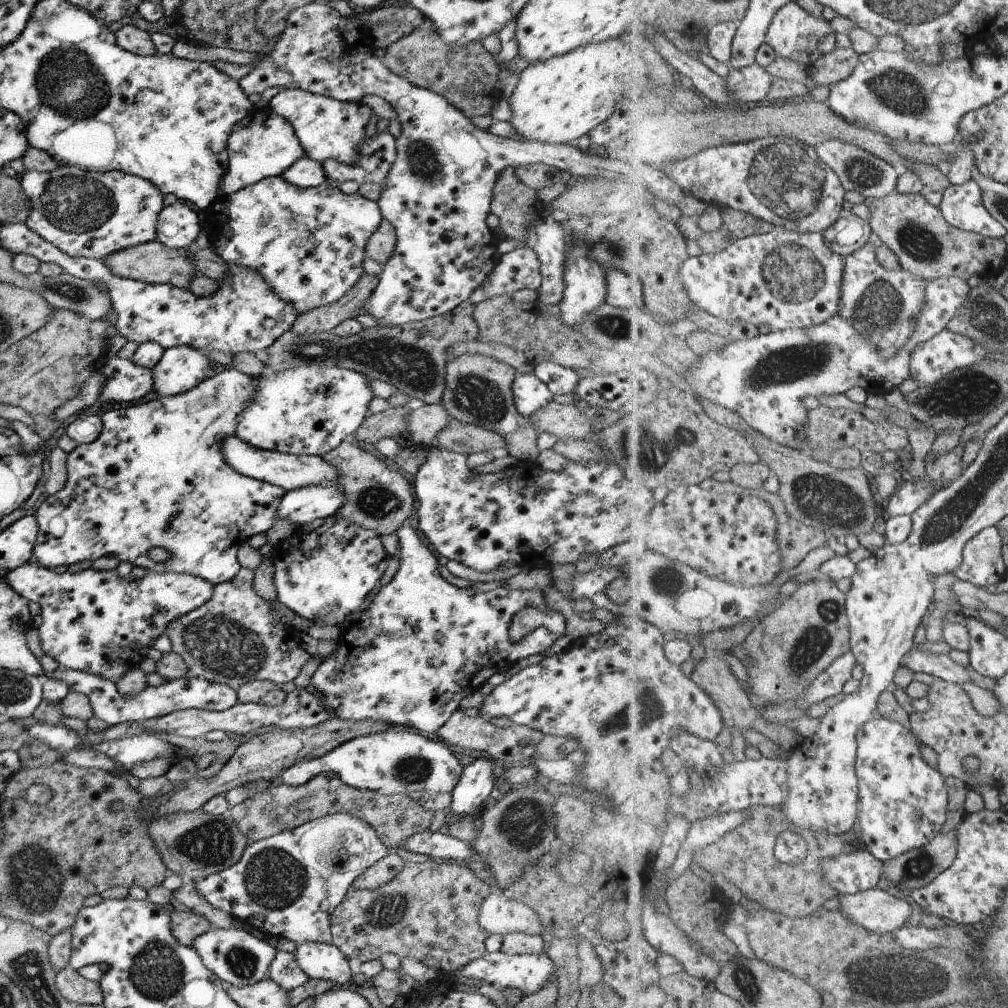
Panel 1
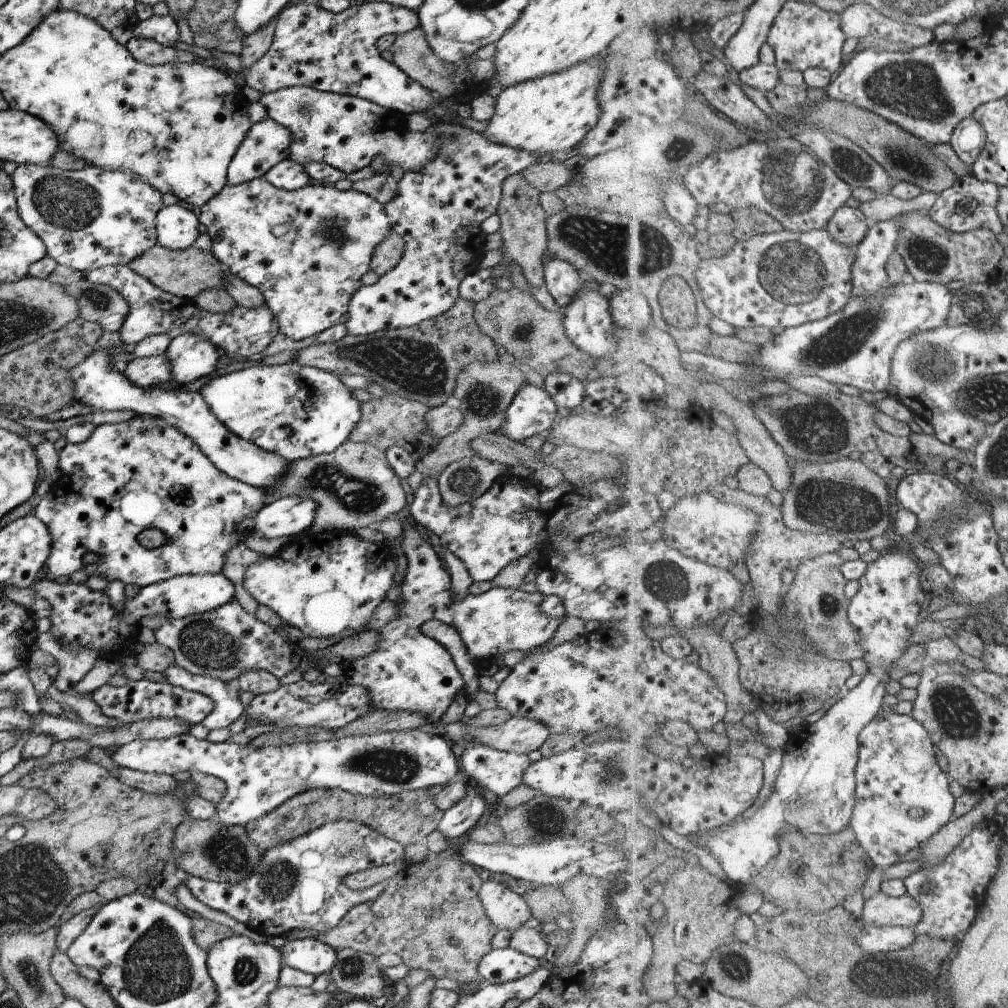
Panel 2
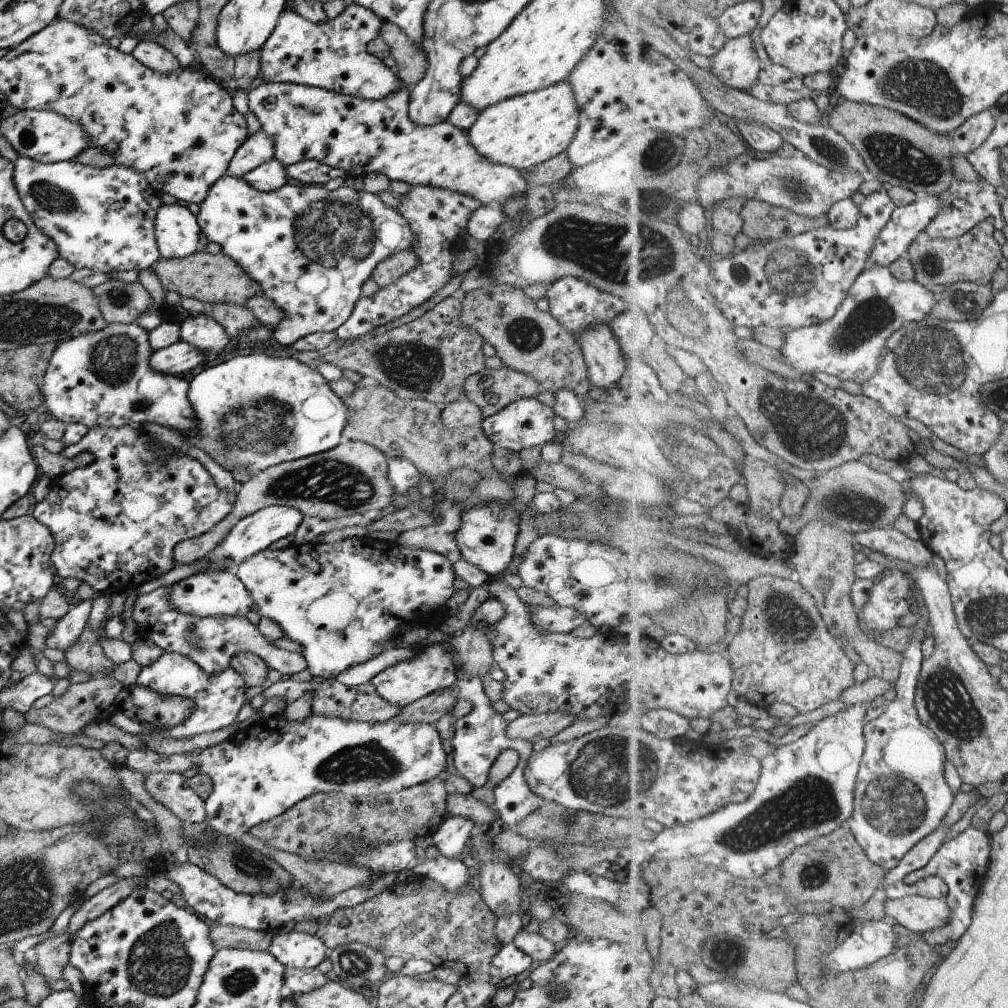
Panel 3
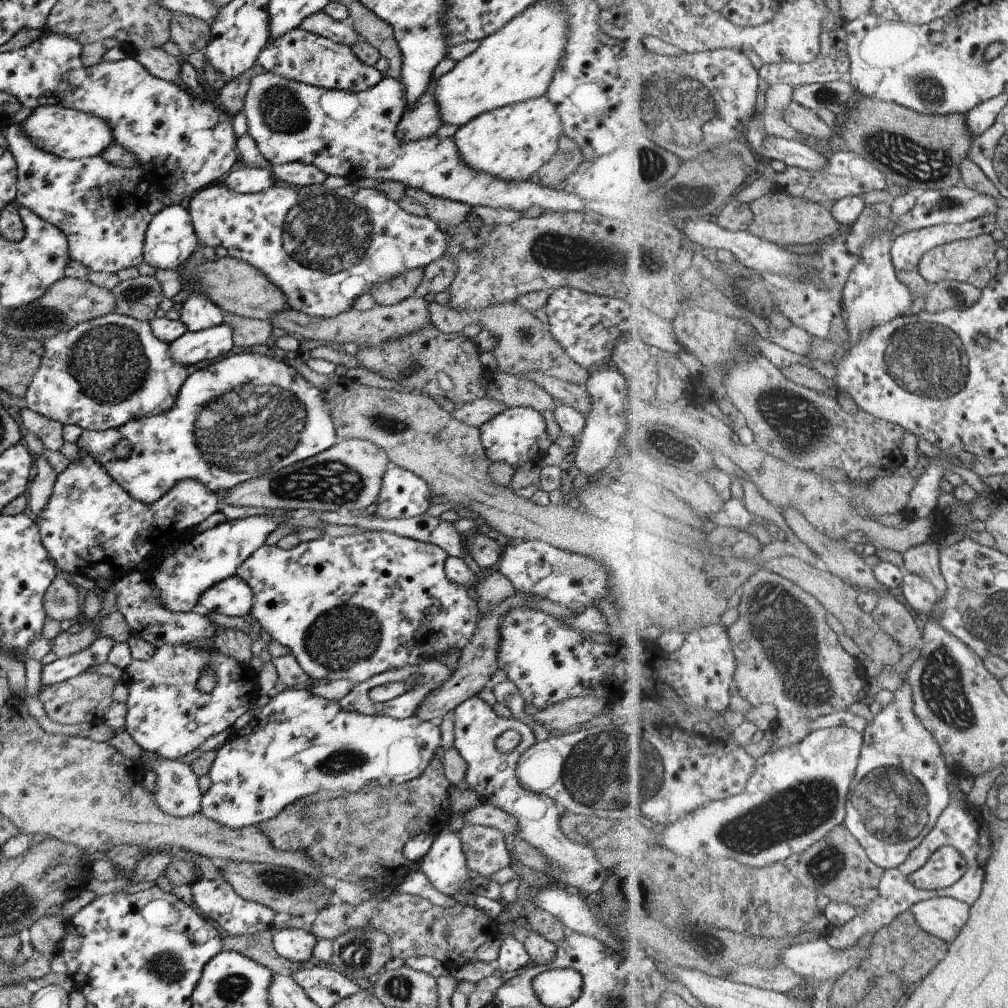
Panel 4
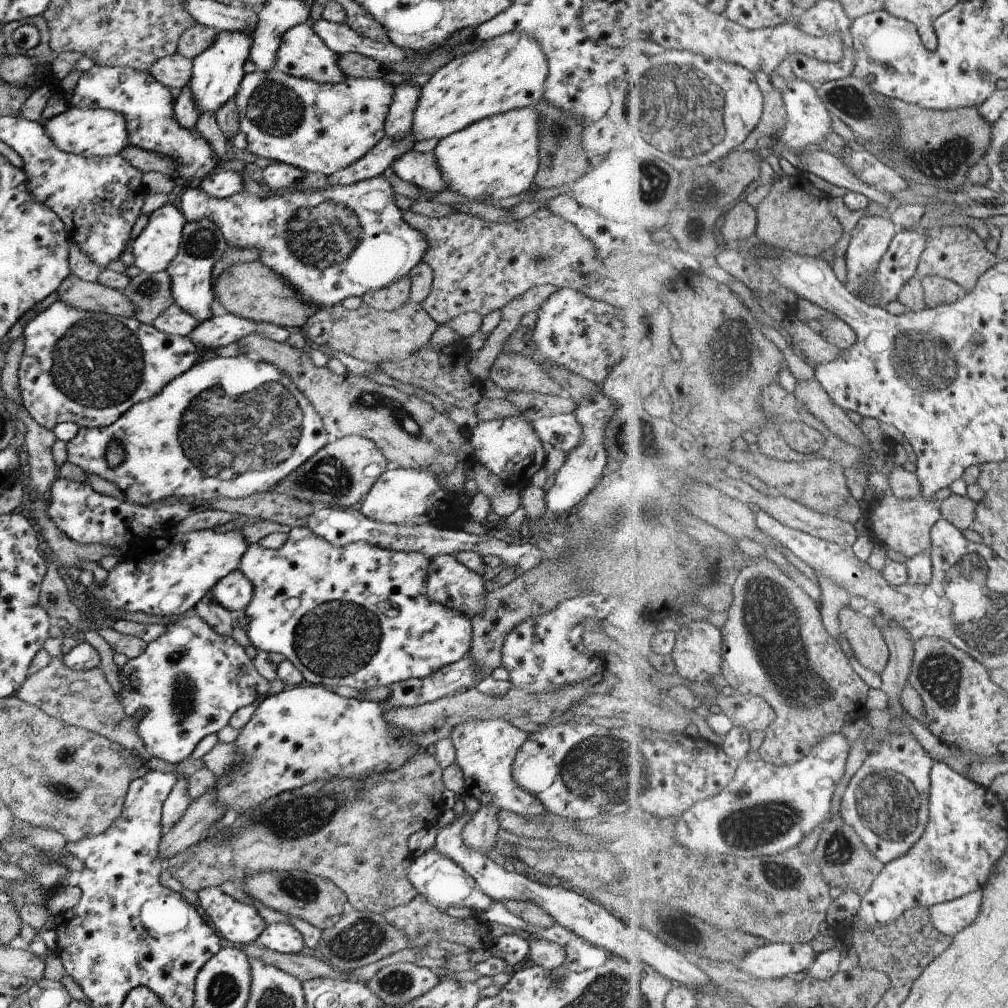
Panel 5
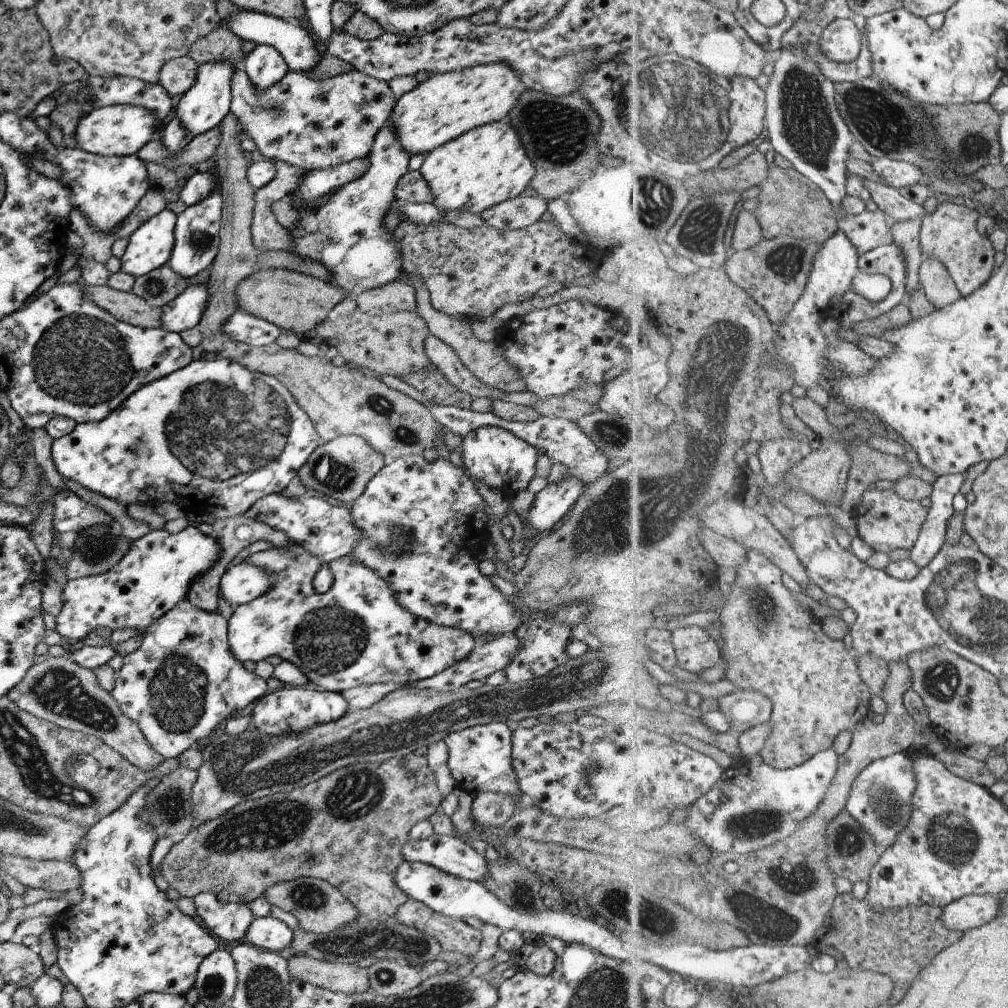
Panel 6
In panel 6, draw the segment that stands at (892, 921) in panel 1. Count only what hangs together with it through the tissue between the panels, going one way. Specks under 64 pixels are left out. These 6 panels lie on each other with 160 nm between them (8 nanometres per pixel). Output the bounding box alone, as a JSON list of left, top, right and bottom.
[940,894,1000,931]

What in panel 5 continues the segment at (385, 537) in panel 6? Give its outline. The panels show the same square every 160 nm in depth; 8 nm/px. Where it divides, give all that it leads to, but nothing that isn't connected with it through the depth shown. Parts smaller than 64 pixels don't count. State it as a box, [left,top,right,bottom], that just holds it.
[359,468,487,620]

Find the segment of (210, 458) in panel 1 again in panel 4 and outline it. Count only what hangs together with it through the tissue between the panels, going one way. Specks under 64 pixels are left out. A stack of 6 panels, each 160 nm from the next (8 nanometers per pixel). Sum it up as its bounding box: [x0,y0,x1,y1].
[36,450,218,587]

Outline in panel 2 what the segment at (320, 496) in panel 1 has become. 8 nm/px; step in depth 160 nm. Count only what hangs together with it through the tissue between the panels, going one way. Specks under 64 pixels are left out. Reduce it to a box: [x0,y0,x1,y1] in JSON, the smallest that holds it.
[248,497,317,539]

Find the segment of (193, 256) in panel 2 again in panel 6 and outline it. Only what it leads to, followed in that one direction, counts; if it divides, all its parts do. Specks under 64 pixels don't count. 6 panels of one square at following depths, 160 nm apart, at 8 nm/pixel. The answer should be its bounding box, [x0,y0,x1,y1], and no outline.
[234,268,347,336]

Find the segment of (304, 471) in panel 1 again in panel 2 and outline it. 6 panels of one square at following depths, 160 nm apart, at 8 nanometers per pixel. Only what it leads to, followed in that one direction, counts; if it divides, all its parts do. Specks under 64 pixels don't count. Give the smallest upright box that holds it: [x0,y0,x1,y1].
[68,345,290,489]

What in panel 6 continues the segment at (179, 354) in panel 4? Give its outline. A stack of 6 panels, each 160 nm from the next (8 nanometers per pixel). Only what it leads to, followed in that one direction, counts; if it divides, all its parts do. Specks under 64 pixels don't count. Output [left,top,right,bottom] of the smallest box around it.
[220,311,283,347]

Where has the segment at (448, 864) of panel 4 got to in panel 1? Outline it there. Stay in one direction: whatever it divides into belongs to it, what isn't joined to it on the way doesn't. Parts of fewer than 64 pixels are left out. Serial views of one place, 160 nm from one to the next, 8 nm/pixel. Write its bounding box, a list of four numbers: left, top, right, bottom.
[448,757,498,817]

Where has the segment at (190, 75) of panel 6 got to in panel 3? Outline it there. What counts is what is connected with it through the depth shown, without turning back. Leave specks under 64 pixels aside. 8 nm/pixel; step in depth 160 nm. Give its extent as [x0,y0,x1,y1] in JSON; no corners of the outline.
[130,41,181,74]

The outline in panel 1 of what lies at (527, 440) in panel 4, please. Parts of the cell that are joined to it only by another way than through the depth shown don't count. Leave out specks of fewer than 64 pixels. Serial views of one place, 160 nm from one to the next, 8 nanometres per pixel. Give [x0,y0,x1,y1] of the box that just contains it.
[511,372,552,418]

